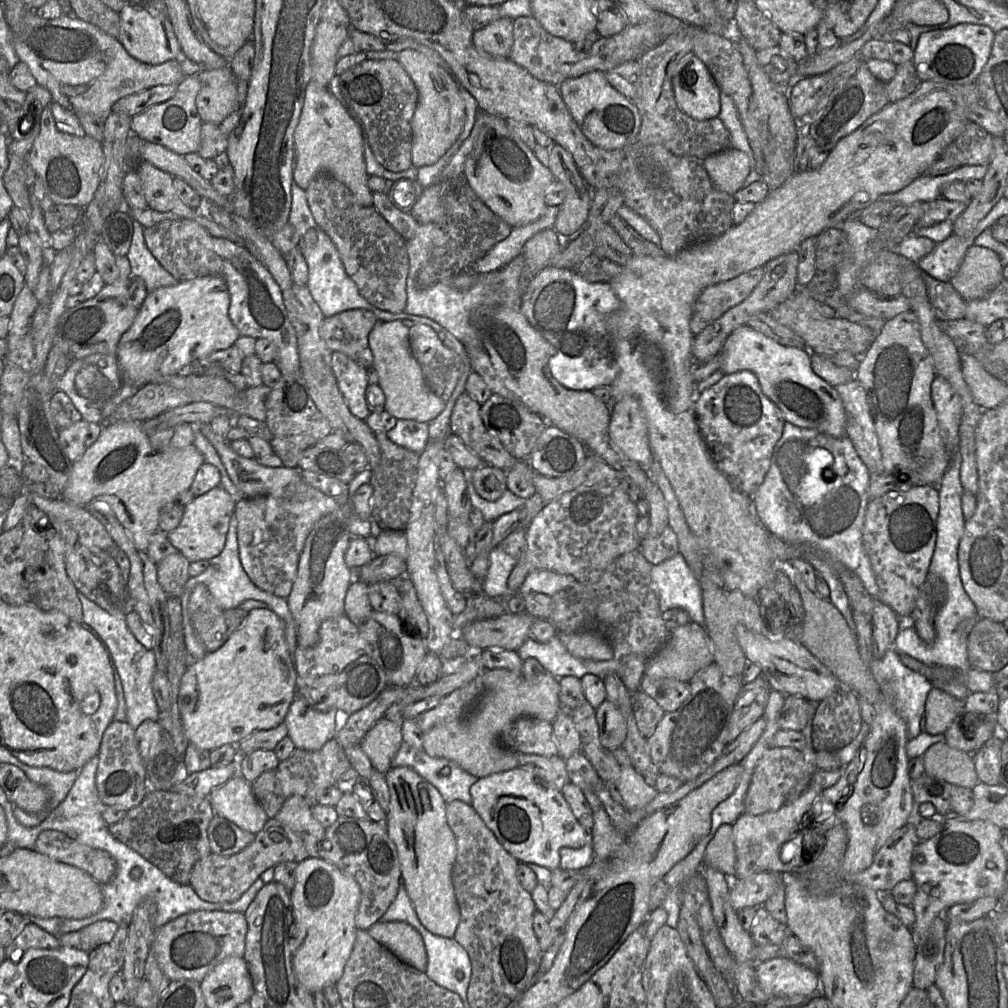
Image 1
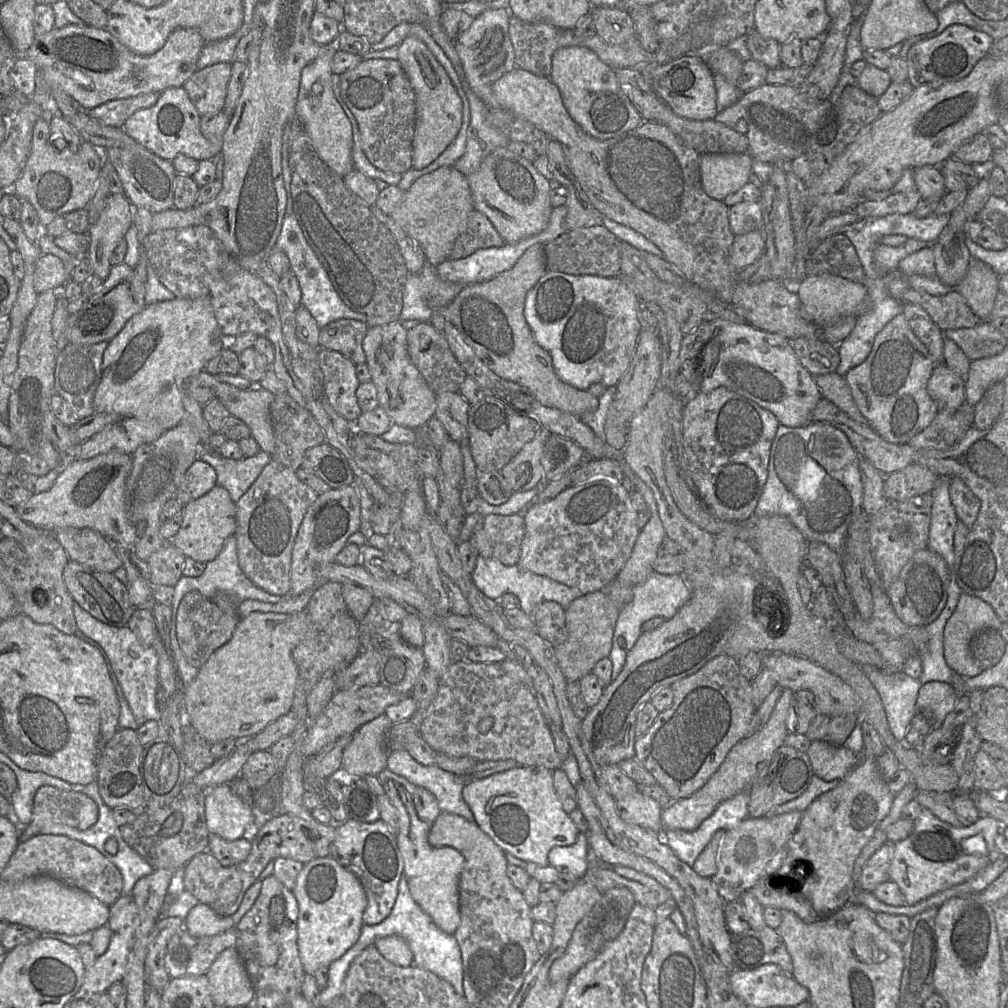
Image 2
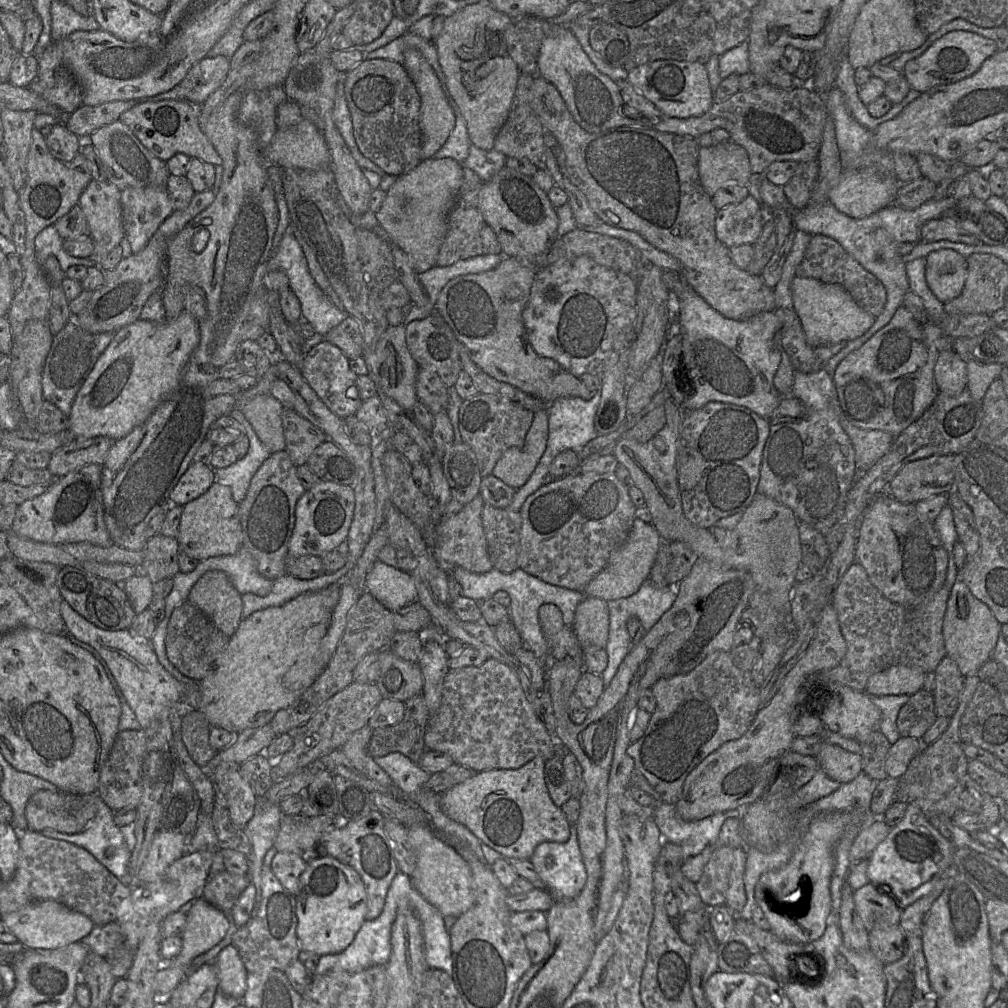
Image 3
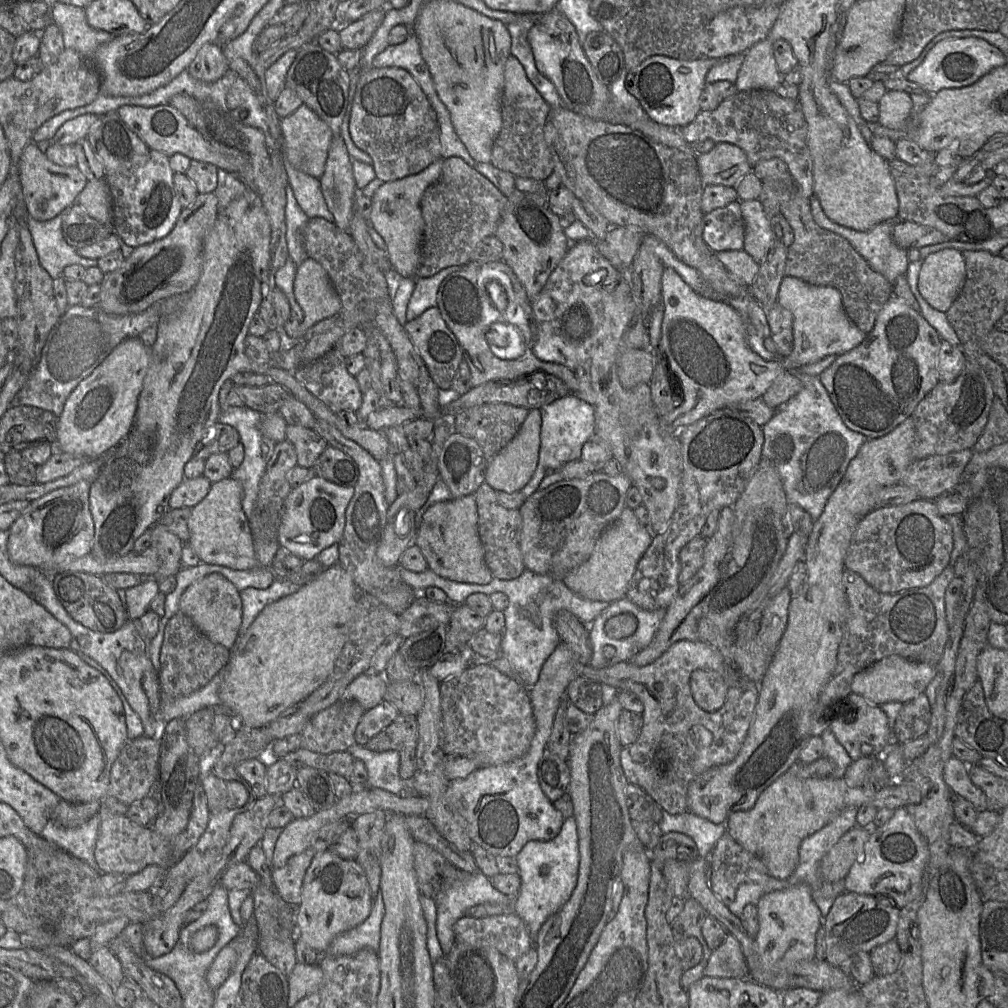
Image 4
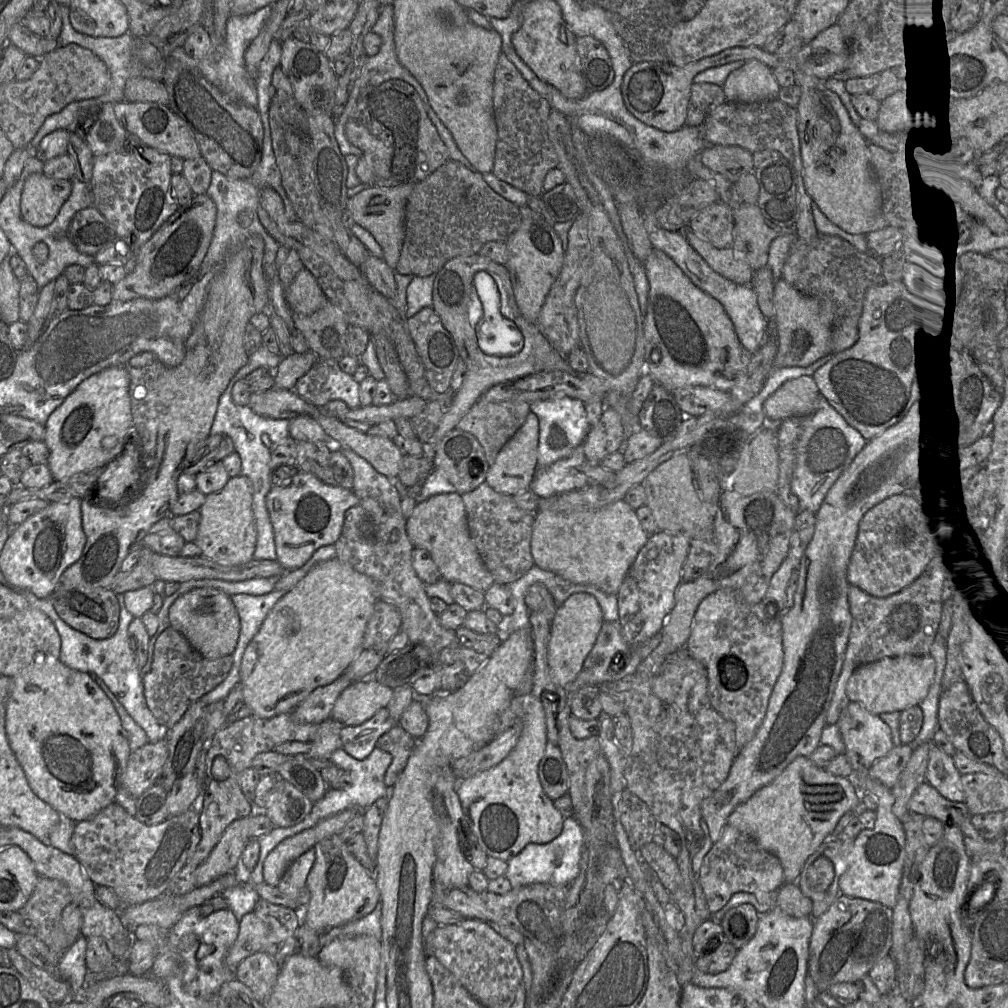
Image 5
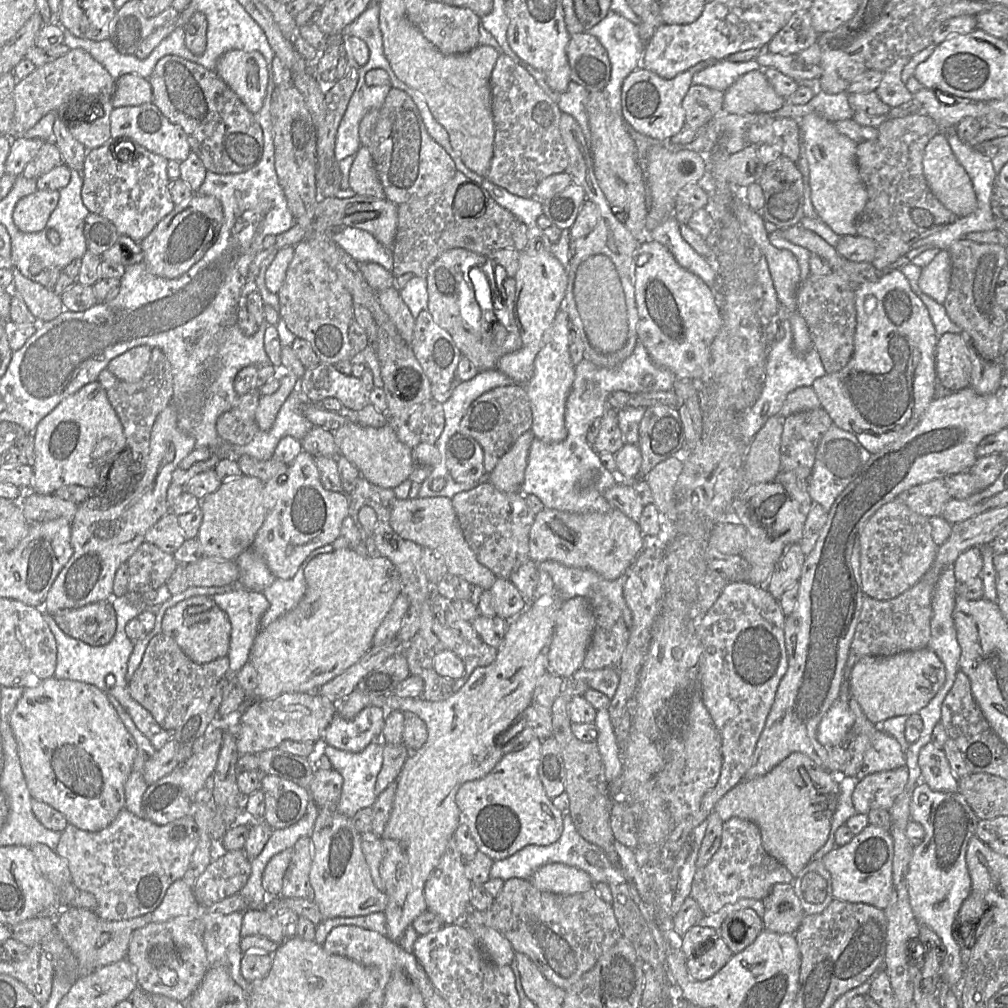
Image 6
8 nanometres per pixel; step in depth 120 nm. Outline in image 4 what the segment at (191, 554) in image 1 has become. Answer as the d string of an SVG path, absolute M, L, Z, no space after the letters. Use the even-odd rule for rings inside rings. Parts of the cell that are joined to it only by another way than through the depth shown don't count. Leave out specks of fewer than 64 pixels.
M229 477L212 483L205 498L191 508L188 519L188 544L201 563L225 566L233 570L250 570L259 566L247 516L242 508L243 487Z

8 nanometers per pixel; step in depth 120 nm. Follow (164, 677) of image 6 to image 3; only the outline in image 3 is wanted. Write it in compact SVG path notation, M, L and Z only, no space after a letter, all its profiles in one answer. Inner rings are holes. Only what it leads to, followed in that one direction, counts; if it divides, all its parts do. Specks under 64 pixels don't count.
M184 601L177 605L170 616L165 637L166 655L181 674L200 682L223 653L229 639L200 609L189 601Z

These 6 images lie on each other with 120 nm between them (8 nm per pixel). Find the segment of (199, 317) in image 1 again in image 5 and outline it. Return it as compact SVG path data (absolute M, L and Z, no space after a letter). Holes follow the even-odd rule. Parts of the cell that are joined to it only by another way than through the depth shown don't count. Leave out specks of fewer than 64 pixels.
M127 366L106 368L84 380L50 415L45 424L44 442L49 448L47 464L54 481L103 468L132 447L126 440L133 429L129 388ZM107 436L117 437L119 444L113 449L104 449L102 440Z

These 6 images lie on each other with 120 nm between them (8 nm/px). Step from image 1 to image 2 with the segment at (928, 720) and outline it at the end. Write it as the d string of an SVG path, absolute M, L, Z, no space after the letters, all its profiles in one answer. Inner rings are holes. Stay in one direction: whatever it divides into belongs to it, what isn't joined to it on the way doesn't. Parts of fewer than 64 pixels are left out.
M942 681L923 683L917 698L917 711L924 714L935 726L941 726L954 709L959 694L955 688Z

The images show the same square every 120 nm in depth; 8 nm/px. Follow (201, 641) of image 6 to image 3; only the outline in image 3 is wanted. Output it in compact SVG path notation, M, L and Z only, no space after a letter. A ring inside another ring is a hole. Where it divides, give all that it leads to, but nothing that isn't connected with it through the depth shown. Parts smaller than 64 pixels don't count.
M222 571L203 574L192 587L187 601L200 609L230 638L243 619L242 595Z

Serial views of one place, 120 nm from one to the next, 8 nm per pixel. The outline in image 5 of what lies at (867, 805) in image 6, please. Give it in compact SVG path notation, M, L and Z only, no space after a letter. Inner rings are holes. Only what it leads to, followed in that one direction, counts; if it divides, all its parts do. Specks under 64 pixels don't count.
M909 744L894 746L885 756L875 761L867 771L868 775L892 789L903 769L906 767L914 749Z

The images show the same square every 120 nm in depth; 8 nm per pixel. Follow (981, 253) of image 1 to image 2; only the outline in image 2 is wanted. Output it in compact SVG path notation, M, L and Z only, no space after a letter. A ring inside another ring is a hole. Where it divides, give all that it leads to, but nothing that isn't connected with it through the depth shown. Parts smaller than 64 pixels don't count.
M974 259L956 287L975 315L985 320L990 315L999 292L1000 276L987 263Z

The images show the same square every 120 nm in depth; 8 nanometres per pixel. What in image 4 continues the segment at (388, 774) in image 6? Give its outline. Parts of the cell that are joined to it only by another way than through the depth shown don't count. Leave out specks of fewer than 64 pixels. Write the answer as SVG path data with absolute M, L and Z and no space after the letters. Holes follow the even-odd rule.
M398 714L397 718L372 737L365 747L374 752L397 751L400 755L399 775L402 779L408 780L416 771L417 744L417 716Z

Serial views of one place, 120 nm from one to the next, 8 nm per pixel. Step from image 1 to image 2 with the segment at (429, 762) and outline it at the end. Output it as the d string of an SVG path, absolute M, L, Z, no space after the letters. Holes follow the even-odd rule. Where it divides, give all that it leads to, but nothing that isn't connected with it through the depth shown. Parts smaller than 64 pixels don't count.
M406 750L389 752L387 769L402 776L411 784L431 792L441 812L455 814L473 821L473 814L462 797L462 790L468 783L465 777L456 776L437 765L422 765L415 761Z

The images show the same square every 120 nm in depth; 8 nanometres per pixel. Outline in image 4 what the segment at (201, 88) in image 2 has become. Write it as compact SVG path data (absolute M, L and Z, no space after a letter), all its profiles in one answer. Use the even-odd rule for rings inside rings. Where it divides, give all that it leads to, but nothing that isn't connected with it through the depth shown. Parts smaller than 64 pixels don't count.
M206 44L197 52L187 67L189 74L203 82L215 82L230 70L222 49L216 44Z

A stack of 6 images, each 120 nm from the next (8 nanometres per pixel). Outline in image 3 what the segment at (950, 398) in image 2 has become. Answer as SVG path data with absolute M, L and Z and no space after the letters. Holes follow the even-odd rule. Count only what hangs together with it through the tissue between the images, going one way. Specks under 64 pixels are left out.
M953 349L939 352L934 377L940 392L957 395L967 388L967 363Z

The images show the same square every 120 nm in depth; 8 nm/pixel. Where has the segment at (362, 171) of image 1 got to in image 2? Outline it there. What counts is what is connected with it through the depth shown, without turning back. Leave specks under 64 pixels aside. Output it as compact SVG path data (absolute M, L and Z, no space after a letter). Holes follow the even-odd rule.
M334 43L322 47L319 55L302 69L295 118L304 127L319 157L337 175L344 177L355 169L351 157L352 126L332 89L331 60L338 49Z

